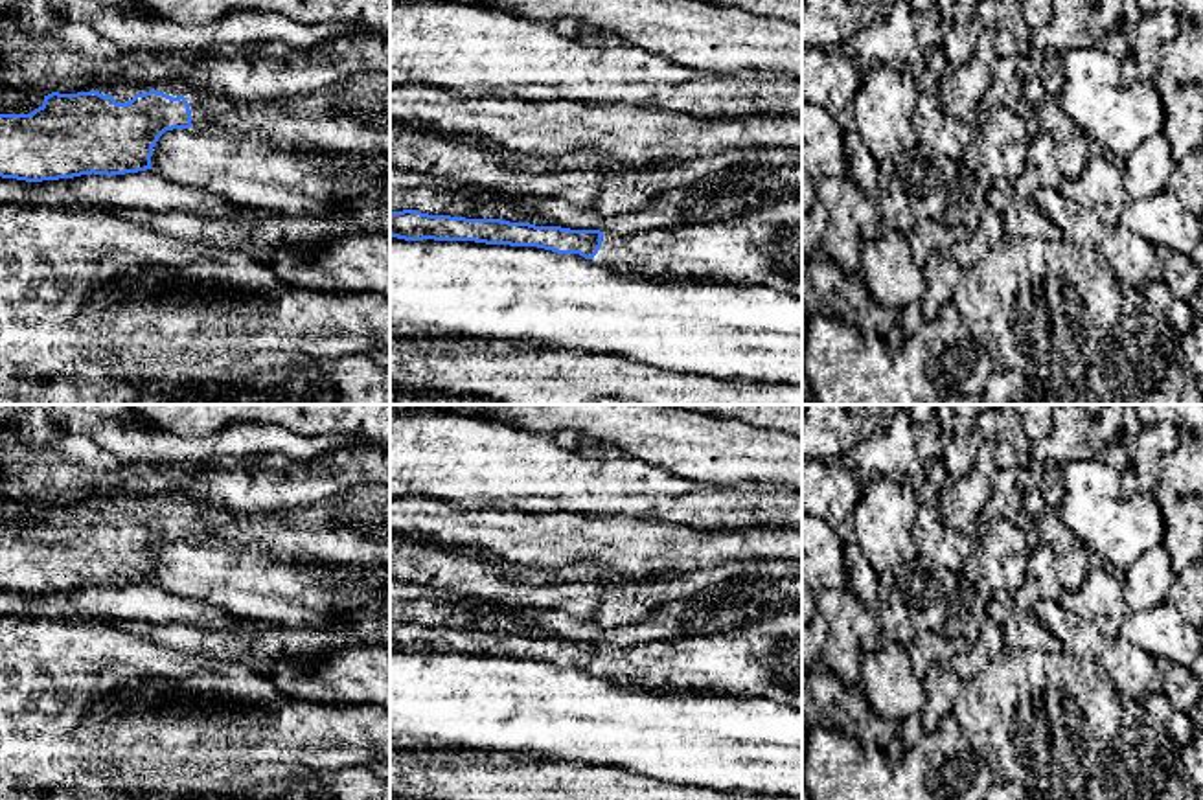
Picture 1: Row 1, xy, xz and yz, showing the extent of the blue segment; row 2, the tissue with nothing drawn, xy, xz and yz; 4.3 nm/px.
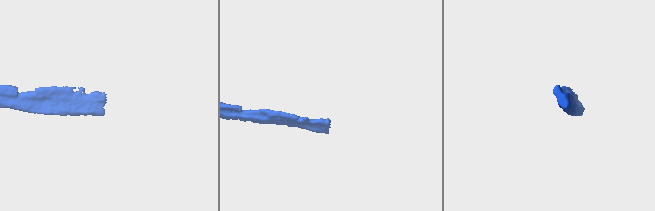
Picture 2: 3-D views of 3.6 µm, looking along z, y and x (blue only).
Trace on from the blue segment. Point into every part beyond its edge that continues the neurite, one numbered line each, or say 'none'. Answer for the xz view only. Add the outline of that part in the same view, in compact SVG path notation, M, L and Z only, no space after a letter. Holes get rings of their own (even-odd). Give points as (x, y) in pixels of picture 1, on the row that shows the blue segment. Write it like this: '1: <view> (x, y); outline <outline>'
1: xz (764, 247); outline M802 199L708 224L603 234L592 259L622 274L763 285L802 298Z

